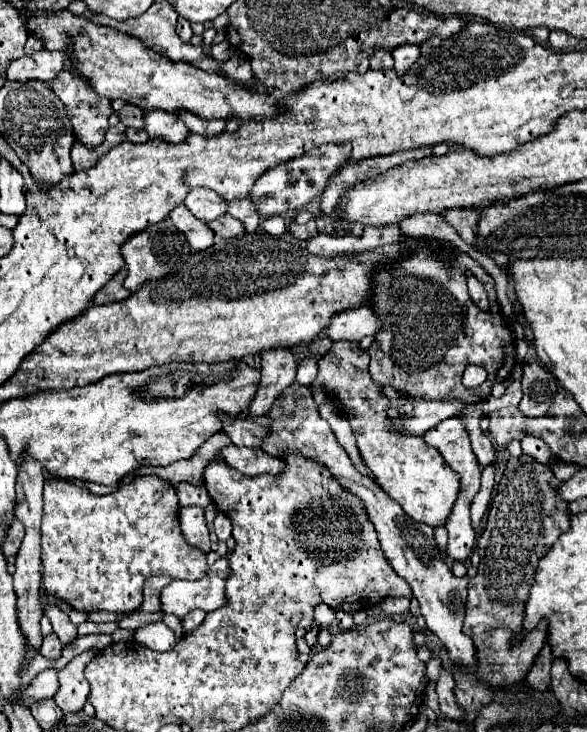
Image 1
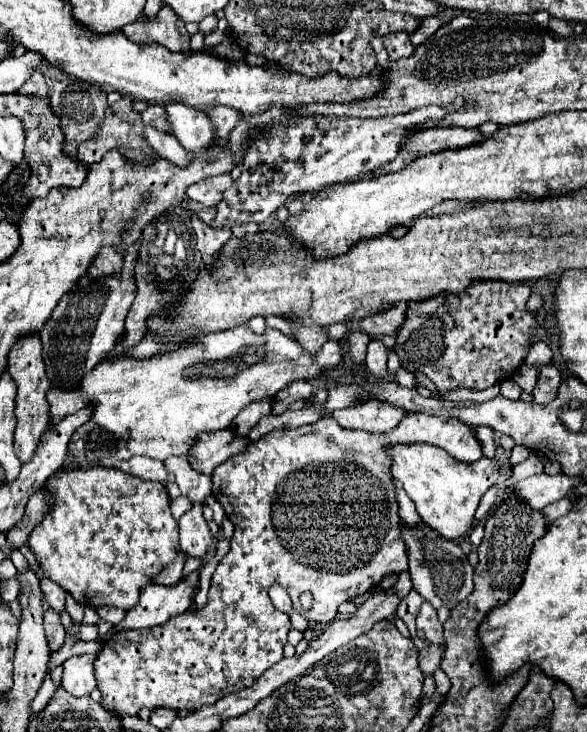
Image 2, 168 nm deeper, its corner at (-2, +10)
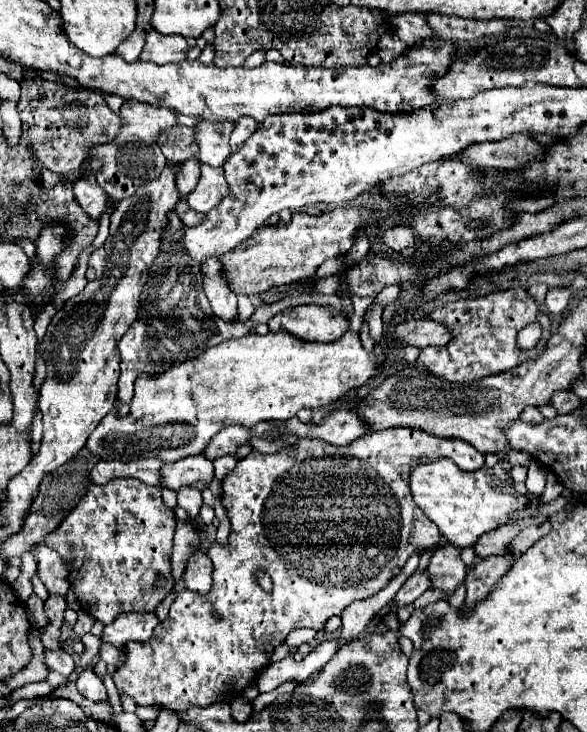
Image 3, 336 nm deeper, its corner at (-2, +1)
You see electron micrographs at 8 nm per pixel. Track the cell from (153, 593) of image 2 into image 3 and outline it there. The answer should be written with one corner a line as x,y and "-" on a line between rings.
120,613
120,617
104,627
102,641
124,649
128,641
148,641
154,635
158,623
160,619
156,617
156,613

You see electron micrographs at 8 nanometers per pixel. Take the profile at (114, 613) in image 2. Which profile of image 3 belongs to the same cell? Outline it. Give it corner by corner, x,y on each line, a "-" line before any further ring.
80,611
80,613
78,613
78,621
76,621
76,625
74,625
74,633
76,633
78,637
82,637
84,633
90,631
92,625
94,625
94,619
92,619
88,613

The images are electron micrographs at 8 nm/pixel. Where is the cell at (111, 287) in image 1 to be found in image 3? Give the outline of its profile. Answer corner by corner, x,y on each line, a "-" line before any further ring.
96,249
88,261
88,271
86,271
88,281
102,277
104,269
106,269
106,253
104,253
104,249

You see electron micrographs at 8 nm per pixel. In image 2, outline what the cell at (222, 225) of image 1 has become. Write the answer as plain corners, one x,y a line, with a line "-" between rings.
192,202
192,204
190,204
190,210
192,210
202,222
206,222
206,224
210,224
210,220
214,218
214,208
208,208
208,206
202,206
202,204

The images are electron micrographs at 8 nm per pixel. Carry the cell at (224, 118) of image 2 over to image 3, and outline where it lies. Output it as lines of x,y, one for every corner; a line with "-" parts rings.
240,117
240,121
234,123
234,131
230,135
230,147
232,151
240,149
240,145
244,145
244,141
256,131
256,121
252,121
252,117

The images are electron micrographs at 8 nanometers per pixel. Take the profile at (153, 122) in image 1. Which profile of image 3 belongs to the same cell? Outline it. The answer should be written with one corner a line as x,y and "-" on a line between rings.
200,121
194,127
200,163
220,167
226,161
226,157
232,153
228,145
230,133
232,133
230,121
222,121
220,125
212,125
212,121

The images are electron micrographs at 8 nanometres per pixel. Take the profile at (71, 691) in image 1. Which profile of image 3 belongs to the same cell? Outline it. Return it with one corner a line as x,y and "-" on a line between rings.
84,667
76,679
76,689
80,691
80,695
84,695
86,699
92,701
102,701
108,699
106,695
106,687
104,683
98,679
98,675
92,671
92,667

